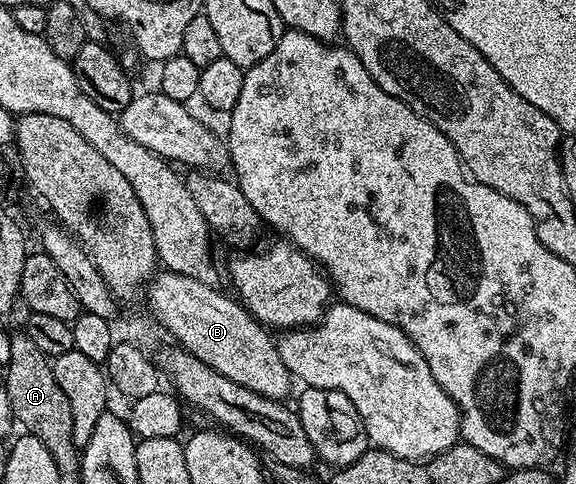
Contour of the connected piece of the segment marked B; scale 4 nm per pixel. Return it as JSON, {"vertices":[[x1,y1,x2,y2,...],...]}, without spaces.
{"vertices":[[162,270,154,274,148,284,149,307,153,315,174,335,176,342,195,357,199,358,211,369,223,373,223,377,231,377,231,381,239,381,246,389,251,389,268,399,288,400,291,376,287,365,283,365,283,357,279,357,274,336,262,324,257,322,250,311,232,294,224,295,216,286,203,284,195,277,183,277,174,271]]}

